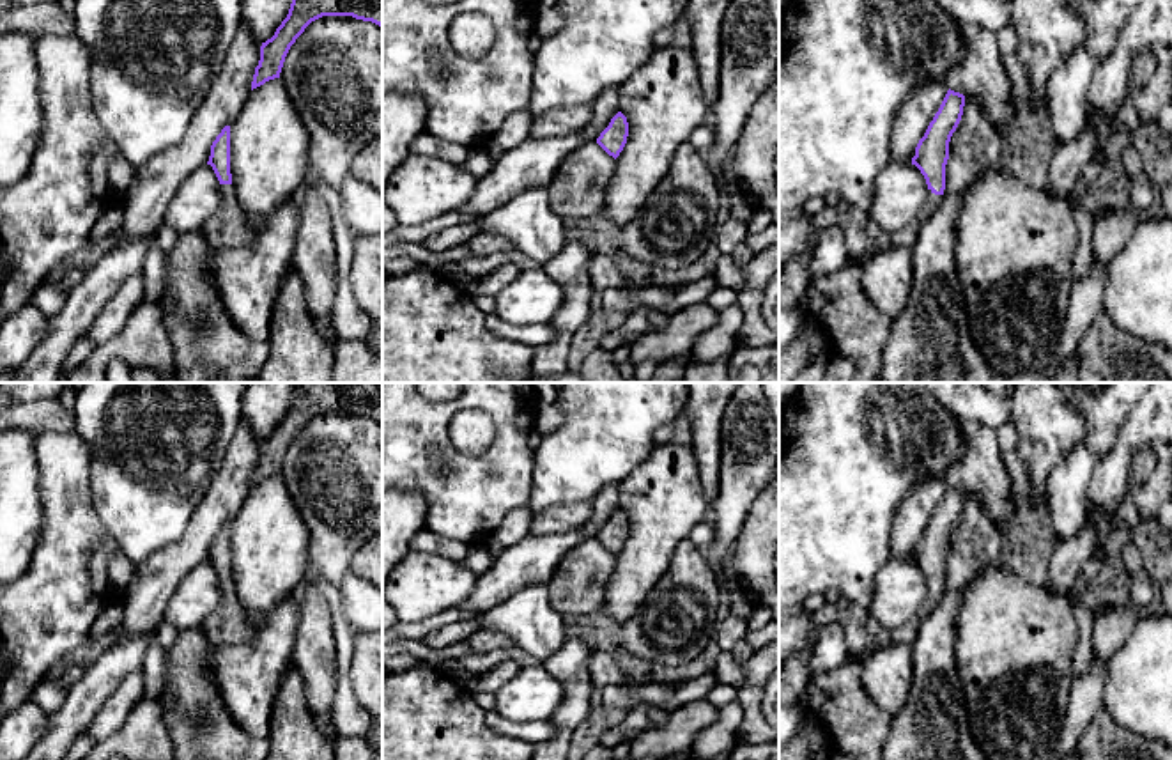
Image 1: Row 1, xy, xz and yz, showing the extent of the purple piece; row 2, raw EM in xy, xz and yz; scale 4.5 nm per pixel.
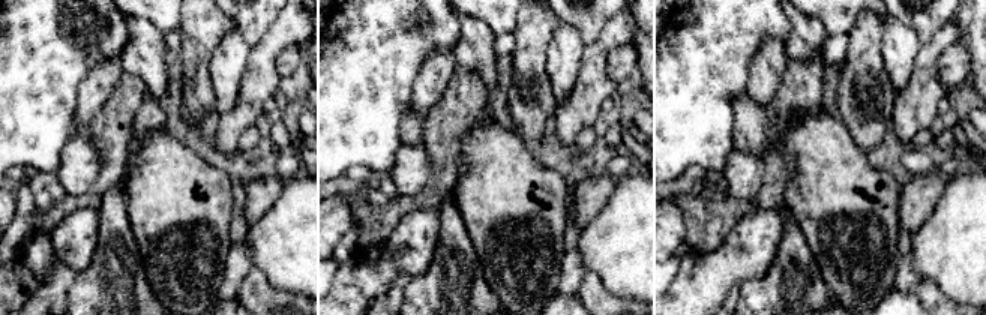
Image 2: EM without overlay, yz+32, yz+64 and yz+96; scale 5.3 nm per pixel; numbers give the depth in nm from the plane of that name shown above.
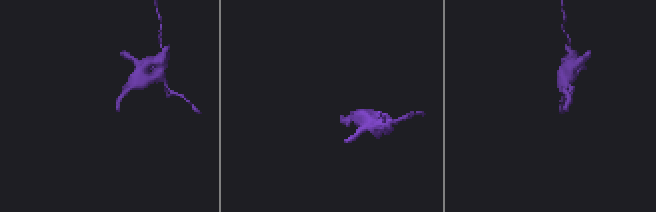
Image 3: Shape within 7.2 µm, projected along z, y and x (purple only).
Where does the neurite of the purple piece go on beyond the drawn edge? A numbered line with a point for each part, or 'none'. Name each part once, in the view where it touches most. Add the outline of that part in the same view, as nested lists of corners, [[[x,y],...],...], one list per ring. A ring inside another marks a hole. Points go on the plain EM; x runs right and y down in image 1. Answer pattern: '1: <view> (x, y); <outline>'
1: yz (907, 633); [[[928,586],[928,597],[924,604],[921,606],[919,613],[908,620],[905,625],[898,629],[883,629],[873,641],[860,652],[852,654],[852,661],[864,663],[867,655],[871,655],[876,648],[892,645],[892,643],[908,643],[912,645],[919,634],[919,629],[922,622],[928,618],[928,615],[940,604],[942,592],[935,592],[931,586]]]

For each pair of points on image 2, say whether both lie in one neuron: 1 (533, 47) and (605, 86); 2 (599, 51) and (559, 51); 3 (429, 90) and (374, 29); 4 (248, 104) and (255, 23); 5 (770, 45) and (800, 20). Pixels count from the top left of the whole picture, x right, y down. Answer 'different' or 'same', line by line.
1: different
2: different
3: different
4: different
5: different

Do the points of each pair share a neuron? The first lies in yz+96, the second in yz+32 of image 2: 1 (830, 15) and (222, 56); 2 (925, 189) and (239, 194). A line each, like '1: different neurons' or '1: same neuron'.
1: same neuron
2: different neurons

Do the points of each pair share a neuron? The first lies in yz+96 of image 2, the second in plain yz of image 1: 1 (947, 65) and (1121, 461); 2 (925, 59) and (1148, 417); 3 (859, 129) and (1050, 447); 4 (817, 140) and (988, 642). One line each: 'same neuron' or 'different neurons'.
1: different neurons
2: same neuron
3: same neuron
4: same neuron

